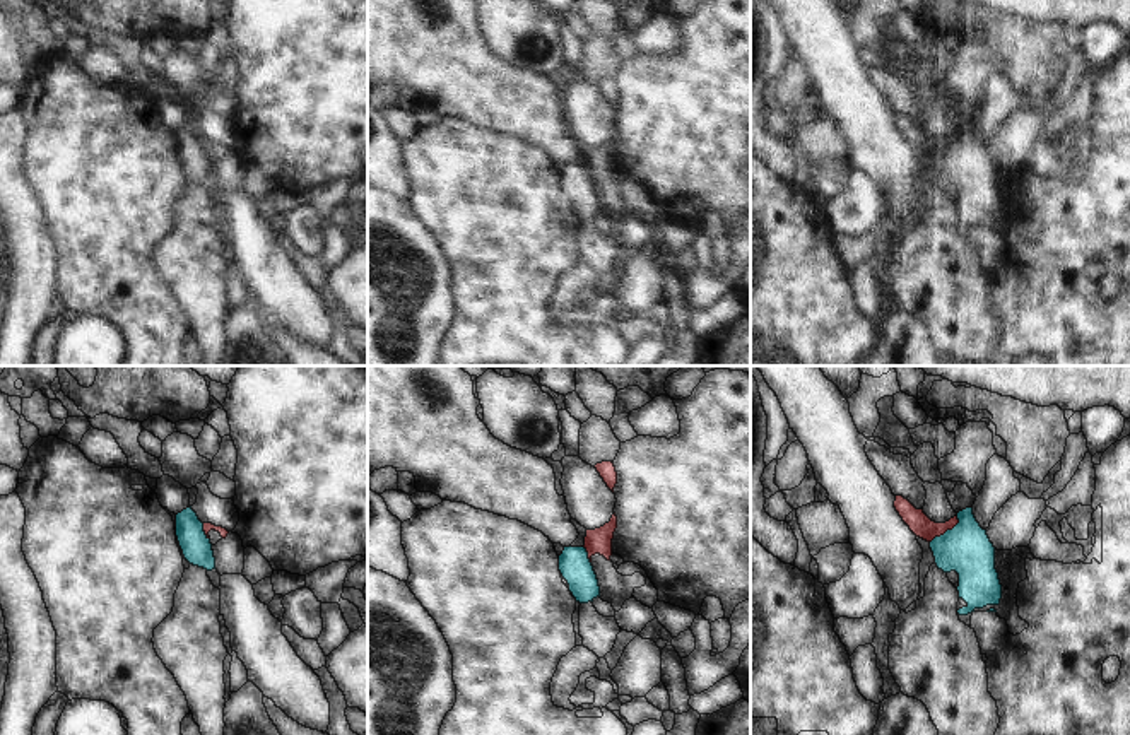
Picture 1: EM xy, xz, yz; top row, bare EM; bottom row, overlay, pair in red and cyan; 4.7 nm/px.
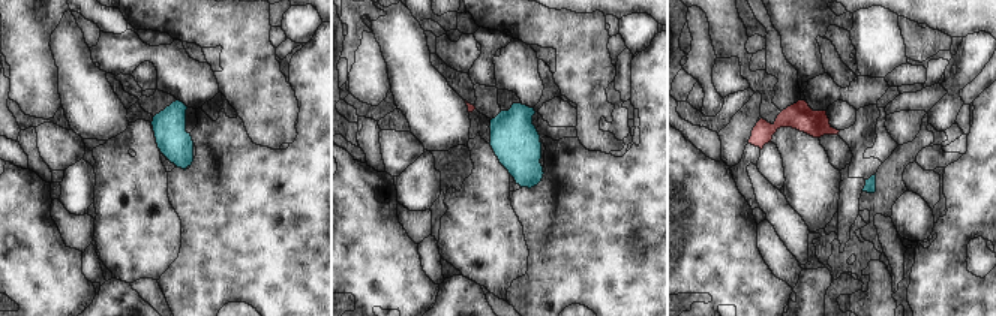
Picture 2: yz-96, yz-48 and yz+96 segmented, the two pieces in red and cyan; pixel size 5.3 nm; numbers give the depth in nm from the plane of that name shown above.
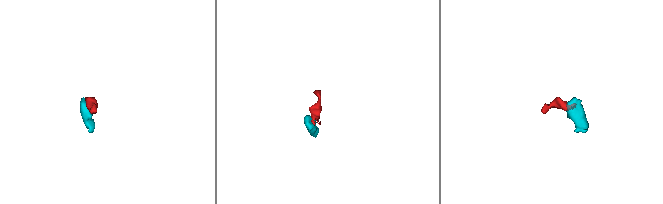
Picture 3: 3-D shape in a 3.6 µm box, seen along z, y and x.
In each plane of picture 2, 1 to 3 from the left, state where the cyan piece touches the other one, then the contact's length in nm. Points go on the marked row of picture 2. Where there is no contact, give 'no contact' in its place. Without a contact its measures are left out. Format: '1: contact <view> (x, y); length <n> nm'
1: no contact
2: no contact
3: no contact

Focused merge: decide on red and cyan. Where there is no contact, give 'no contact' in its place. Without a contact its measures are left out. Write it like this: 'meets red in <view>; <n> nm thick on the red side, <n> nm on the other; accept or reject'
meets red in yz; 100 nm thick on the red side, 240 nm on the other; reject

